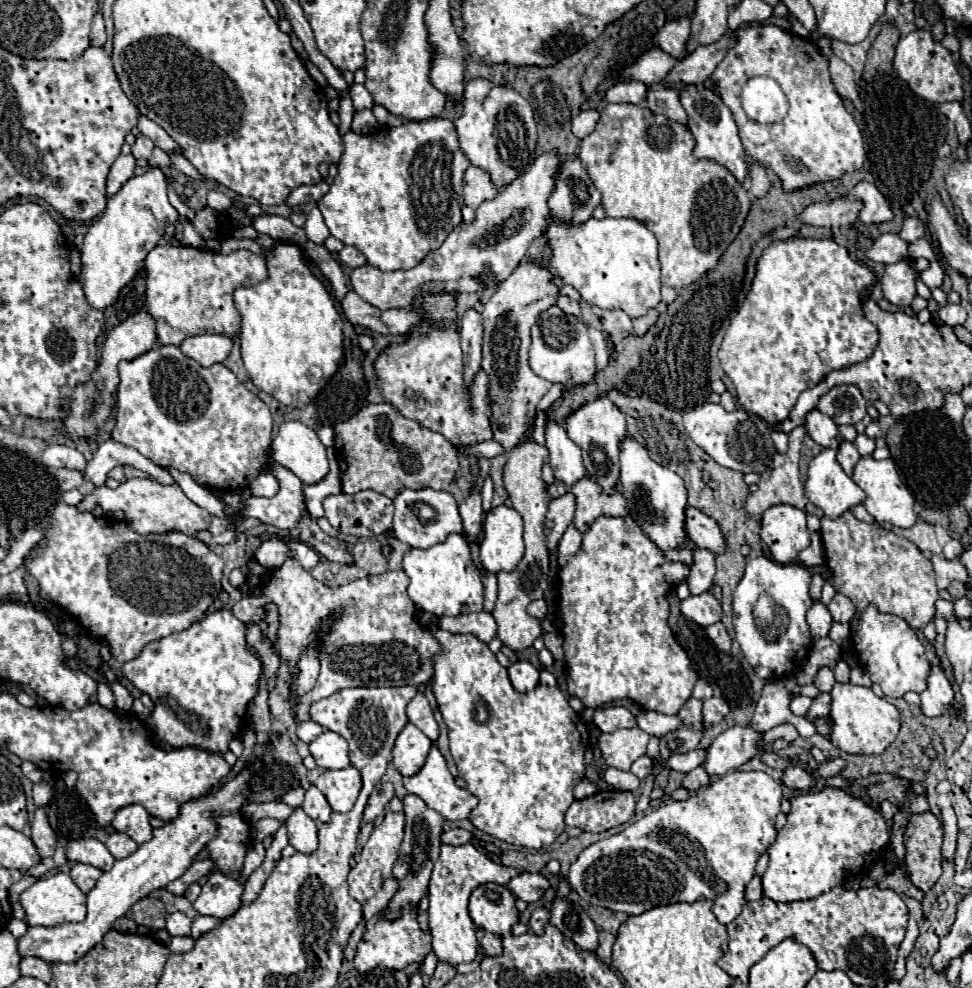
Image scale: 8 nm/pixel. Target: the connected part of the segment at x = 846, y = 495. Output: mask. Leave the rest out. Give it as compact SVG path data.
M824 449L810 461L804 495L828 517L840 517L864 501L864 491L840 469L836 449Z

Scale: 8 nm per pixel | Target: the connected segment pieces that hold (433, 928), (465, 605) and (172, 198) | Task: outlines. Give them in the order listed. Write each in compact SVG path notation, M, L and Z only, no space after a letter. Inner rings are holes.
M474 843L466 845L442 845L440 857L434 863L432 879L428 885L428 927L432 935L432 951L438 961L448 961L450 965L468 963L476 957L476 925L468 915L468 897L476 889L476 885L484 885L488 881L506 885L512 877L524 872L494 863L484 851L480 851Z
M452 533L444 543L430 549L408 549L404 553L404 571L410 577L408 595L424 611L442 615L462 615L482 611L484 583L482 573L470 557L468 541L460 533Z
M168 182L167 184L167 189L168 189L168 199L171 203L171 205L181 214L184 216L188 217L189 220L192 220L195 211L193 211L191 208L189 208L187 205L185 205L175 192L174 188L171 186L171 184Z

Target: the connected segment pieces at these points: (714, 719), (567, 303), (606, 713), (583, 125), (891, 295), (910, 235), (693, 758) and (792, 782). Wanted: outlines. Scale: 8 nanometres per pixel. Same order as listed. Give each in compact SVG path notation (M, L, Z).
M710 697L704 701L704 709L702 709L702 715L704 715L704 727L708 729L710 725L722 721L722 717L730 711L728 703L724 699L718 699L718 697Z
M558 297L558 303L556 303L564 313L568 313L568 315L574 315L574 317L582 317L582 313L580 313L580 305L578 305L578 301L572 301L570 297Z
M600 707L594 711L594 723L602 733L636 725L634 715L626 707Z
M582 111L578 117L572 119L572 133L578 139L584 139L588 133L592 133L596 121L598 121L598 111Z
M900 259L892 265L886 265L882 283L882 295L896 307L910 307L914 299L914 269L910 267L908 259Z
M906 217L904 225L902 225L902 231L900 231L900 237L906 243L912 243L922 235L924 235L924 223L918 217Z
M694 749L694 751L688 751L688 753L678 753L678 755L672 755L668 757L666 765L678 773L690 773L692 769L700 767L704 763L704 751L702 749Z
M788 767L788 769L784 771L782 783L784 783L786 787L790 787L792 791L796 791L796 789L808 791L808 789L814 787L814 777L808 775L808 773L806 773L804 769L800 769L800 767Z

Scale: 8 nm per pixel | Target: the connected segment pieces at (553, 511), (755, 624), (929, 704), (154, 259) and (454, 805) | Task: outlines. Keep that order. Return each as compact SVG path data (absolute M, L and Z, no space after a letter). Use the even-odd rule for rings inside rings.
M566 491L564 495L552 499L552 505L548 507L548 545L552 549L562 539L566 527L572 523L576 511L576 497L572 491Z
M766 557L748 561L746 573L734 591L736 641L748 663L762 679L778 679L798 671L812 647L806 611L812 605L808 595L812 573L800 563L776 563Z
M942 665L930 667L928 689L924 693L920 693L920 699L922 699L920 707L928 717L936 717L936 715L946 713L946 709L954 701L954 691L952 691L948 677L944 675Z
M182 245L154 247L146 257L146 303L148 303L148 313L152 313L152 317L156 319L158 343L180 345L190 335L200 335L200 333L234 335L238 333L240 315L234 307L232 293L238 285L256 285L264 277L266 277L264 257L254 255L248 249L236 249L228 255L222 255L222 253L212 253L212 251L192 249L192 247L182 247Z
M432 745L428 757L426 757L426 763L424 767L412 775L412 777L404 777L404 787L408 789L408 793L412 795L418 795L428 807L432 807L434 811L438 811L442 817L446 819L466 819L468 813L478 805L478 799L468 793L466 789L460 789L456 783L454 783L454 777L450 775L448 767L446 767L446 759L442 757L442 753L436 749L436 745Z

